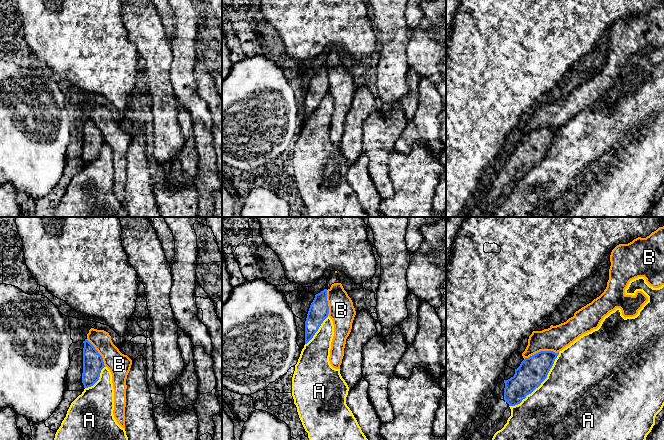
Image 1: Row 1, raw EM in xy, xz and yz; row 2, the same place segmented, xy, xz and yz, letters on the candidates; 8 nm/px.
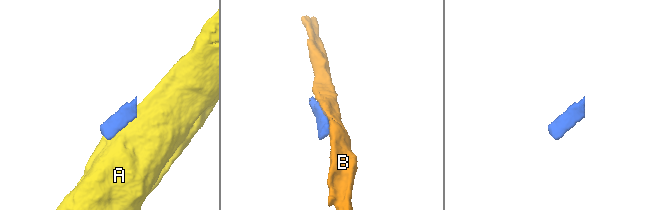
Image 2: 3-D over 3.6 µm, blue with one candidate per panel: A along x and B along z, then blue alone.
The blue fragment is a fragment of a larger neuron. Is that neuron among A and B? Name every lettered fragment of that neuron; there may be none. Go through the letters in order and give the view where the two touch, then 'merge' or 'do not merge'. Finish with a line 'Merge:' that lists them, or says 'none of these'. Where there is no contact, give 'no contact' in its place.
A: yz | do not merge
B: yz | merge
Merge: B

